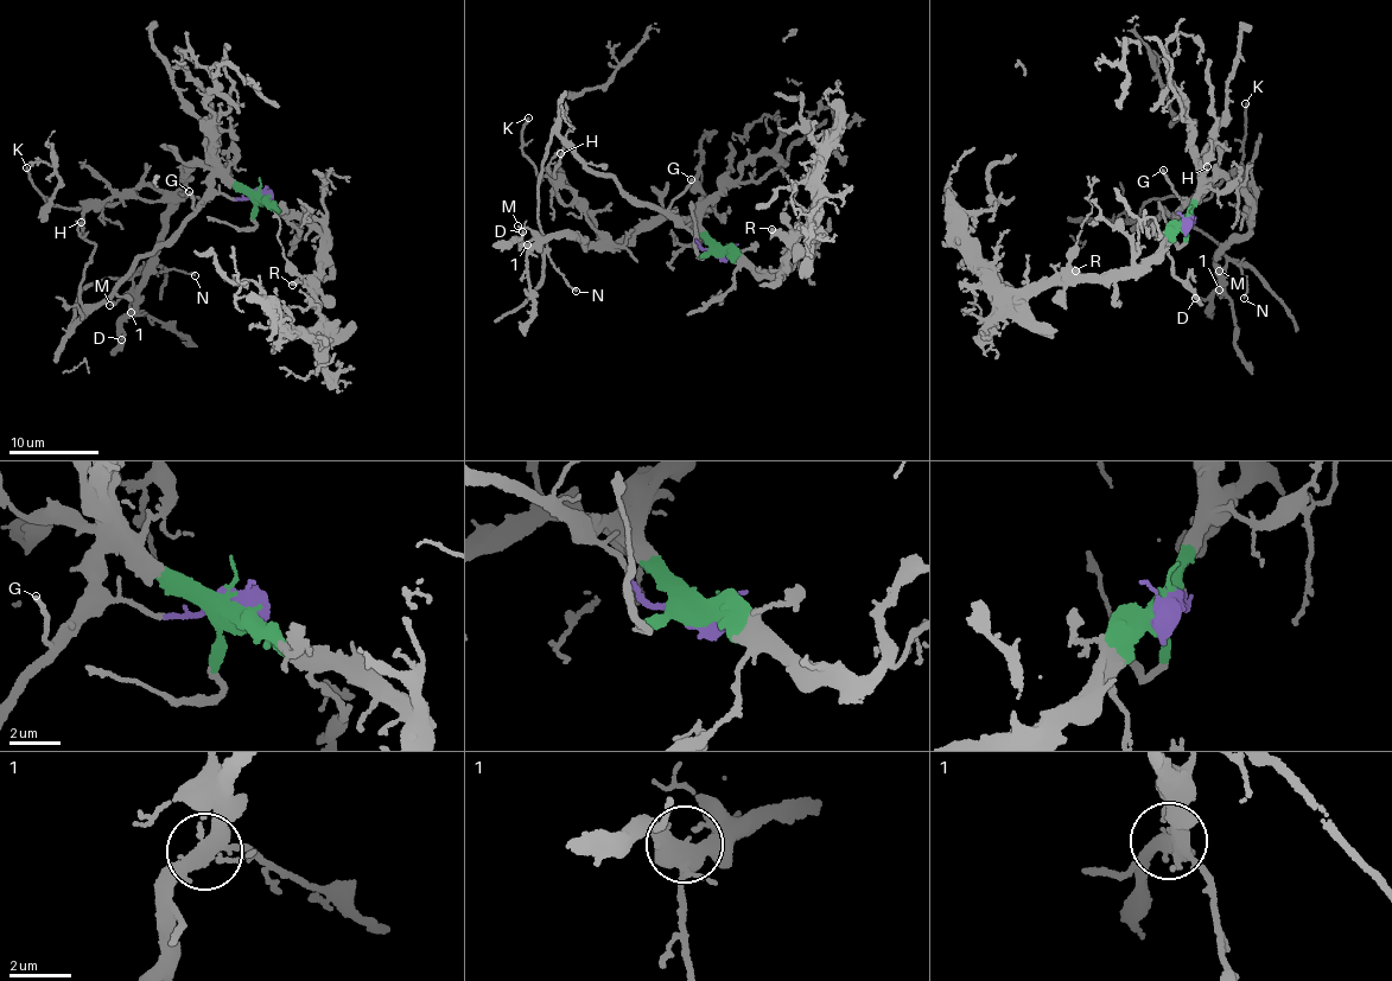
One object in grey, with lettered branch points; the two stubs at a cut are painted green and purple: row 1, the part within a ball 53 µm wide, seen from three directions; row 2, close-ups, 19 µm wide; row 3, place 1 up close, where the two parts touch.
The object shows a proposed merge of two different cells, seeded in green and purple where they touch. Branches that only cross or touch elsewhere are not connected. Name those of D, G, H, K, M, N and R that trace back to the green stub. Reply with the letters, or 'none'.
D, R

